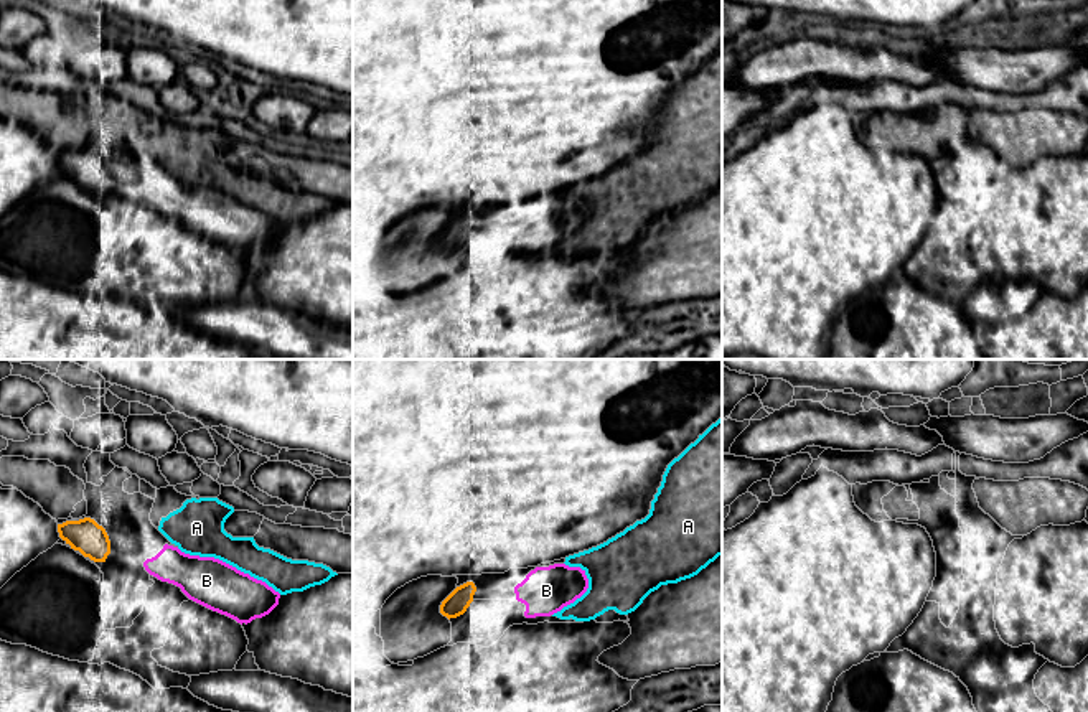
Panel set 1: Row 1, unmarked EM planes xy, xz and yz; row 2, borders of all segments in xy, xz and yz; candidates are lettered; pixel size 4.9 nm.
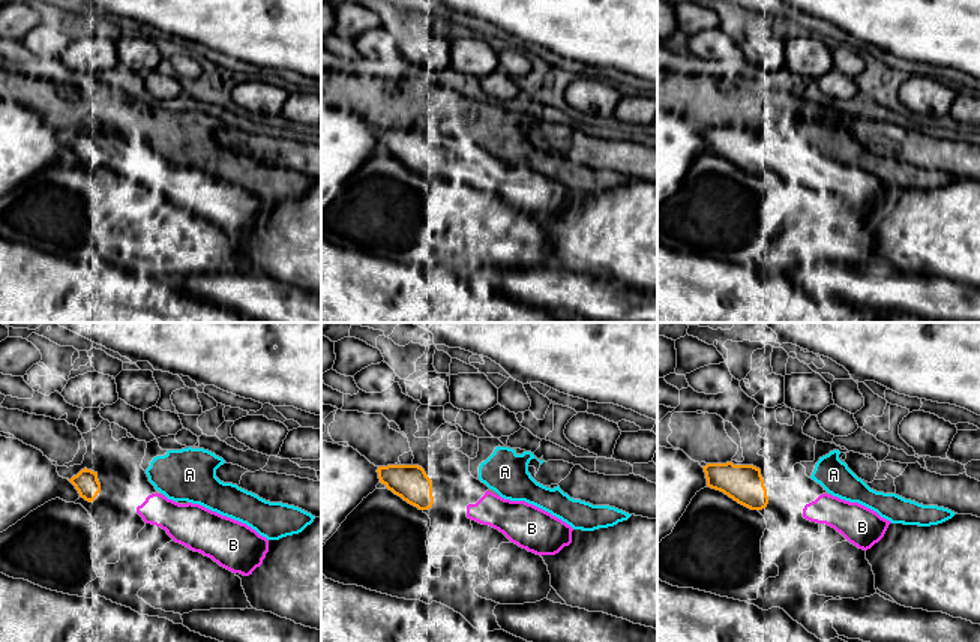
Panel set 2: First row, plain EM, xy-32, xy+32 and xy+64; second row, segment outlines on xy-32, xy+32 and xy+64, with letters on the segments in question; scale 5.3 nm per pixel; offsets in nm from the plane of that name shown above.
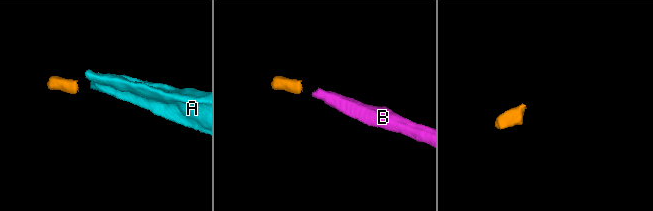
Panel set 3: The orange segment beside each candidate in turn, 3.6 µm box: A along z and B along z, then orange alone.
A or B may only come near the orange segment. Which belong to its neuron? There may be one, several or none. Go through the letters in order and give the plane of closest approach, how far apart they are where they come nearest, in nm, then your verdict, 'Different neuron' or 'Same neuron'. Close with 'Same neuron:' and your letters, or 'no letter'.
A: Closest in xy. Distance 240 nm. Different neuron
B: Closest in xy. Distance 170 nm. Same neuron
Same neuron: B

